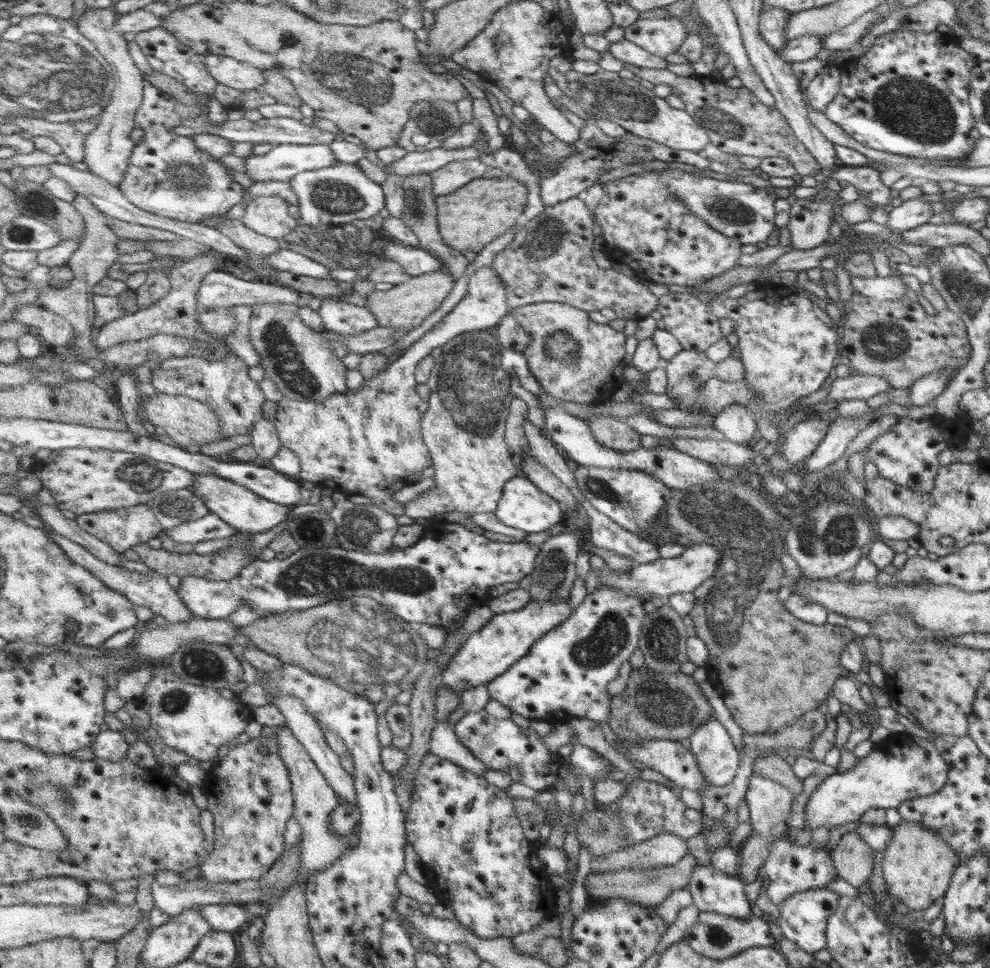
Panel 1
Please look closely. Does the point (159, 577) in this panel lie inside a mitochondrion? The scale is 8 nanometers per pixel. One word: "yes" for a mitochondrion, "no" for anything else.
no

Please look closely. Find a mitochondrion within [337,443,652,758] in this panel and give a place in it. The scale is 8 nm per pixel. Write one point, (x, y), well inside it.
(607, 641)

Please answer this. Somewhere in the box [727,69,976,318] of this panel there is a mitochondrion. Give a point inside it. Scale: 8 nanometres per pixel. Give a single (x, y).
(909, 108)

